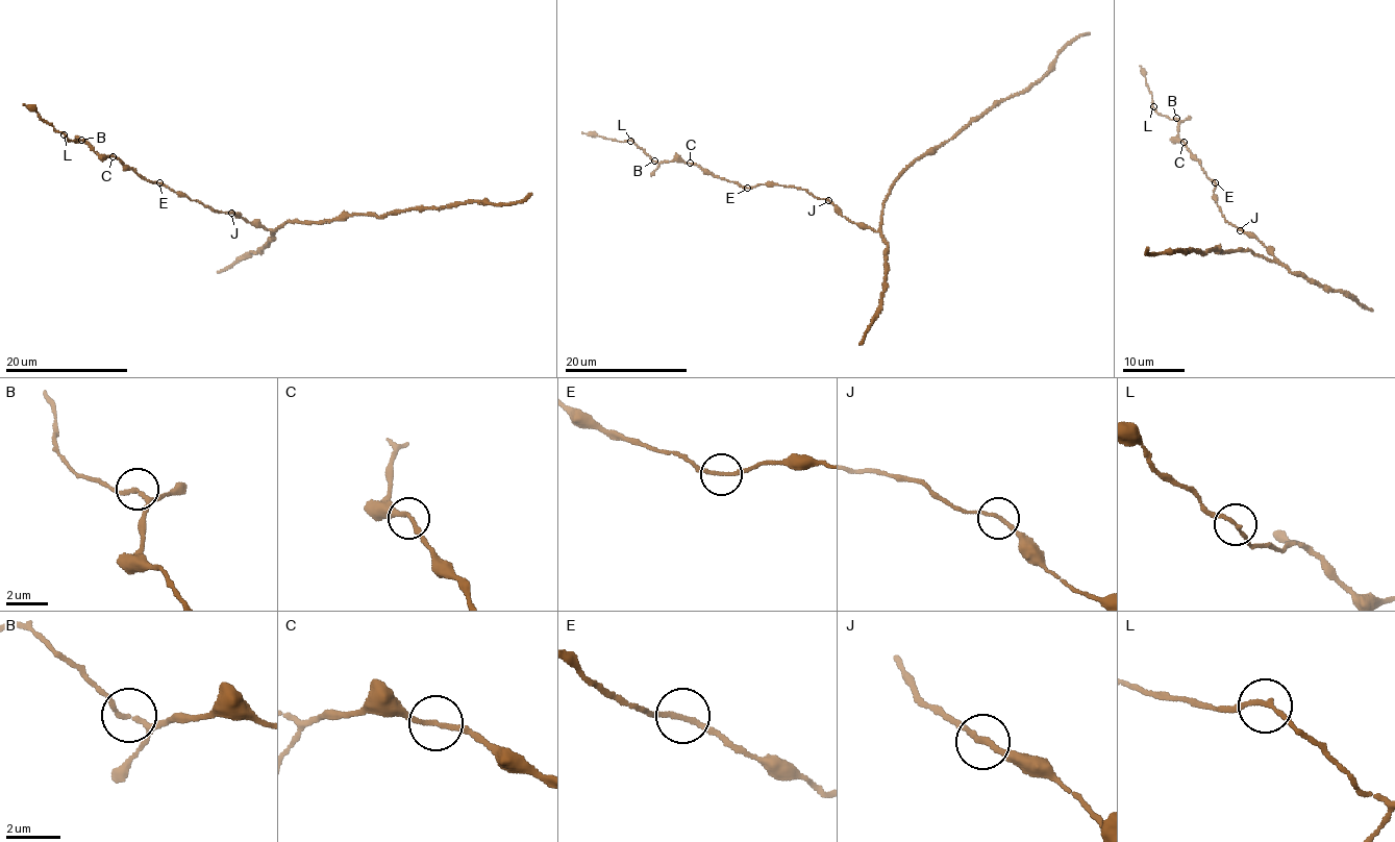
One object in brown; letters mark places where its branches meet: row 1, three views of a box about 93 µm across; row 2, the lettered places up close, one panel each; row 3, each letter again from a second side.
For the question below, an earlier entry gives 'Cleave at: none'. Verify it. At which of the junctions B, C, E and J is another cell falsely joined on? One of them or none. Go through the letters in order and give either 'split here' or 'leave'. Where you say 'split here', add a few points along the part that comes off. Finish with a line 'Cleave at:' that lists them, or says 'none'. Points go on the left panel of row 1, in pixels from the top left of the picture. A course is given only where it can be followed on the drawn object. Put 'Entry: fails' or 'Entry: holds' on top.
Entry: holds
B: leave
C: leave
E: leave
J: leave
Cleave at: none

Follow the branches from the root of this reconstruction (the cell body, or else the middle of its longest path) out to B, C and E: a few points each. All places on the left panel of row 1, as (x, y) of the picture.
B: (260, 224), (252, 224), (232, 213), (215, 212), (160, 184), (142, 178), (119, 159), (98, 154), (81, 140)
C: (260, 224), (252, 224), (232, 213), (215, 212), (185, 196), (180, 196), (160, 184), (142, 178), (113, 156)
E: (260, 224), (252, 224), (232, 213), (215, 212), (159, 182)

